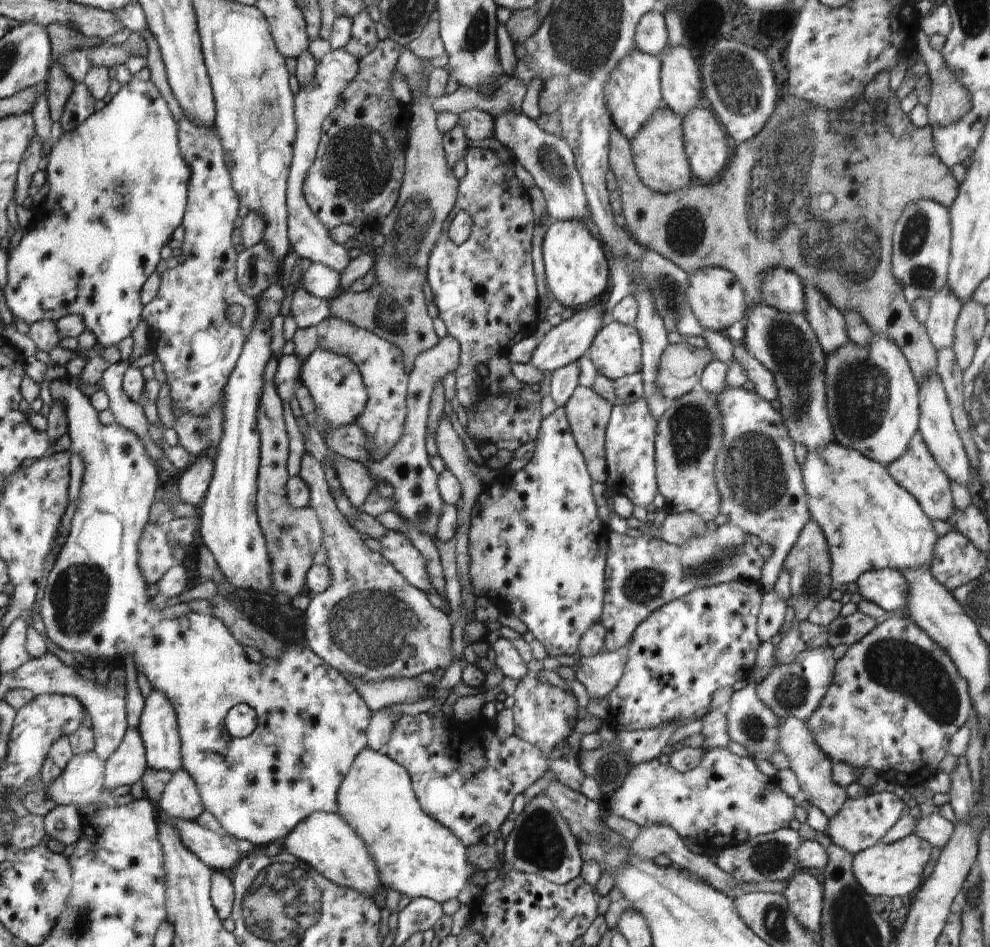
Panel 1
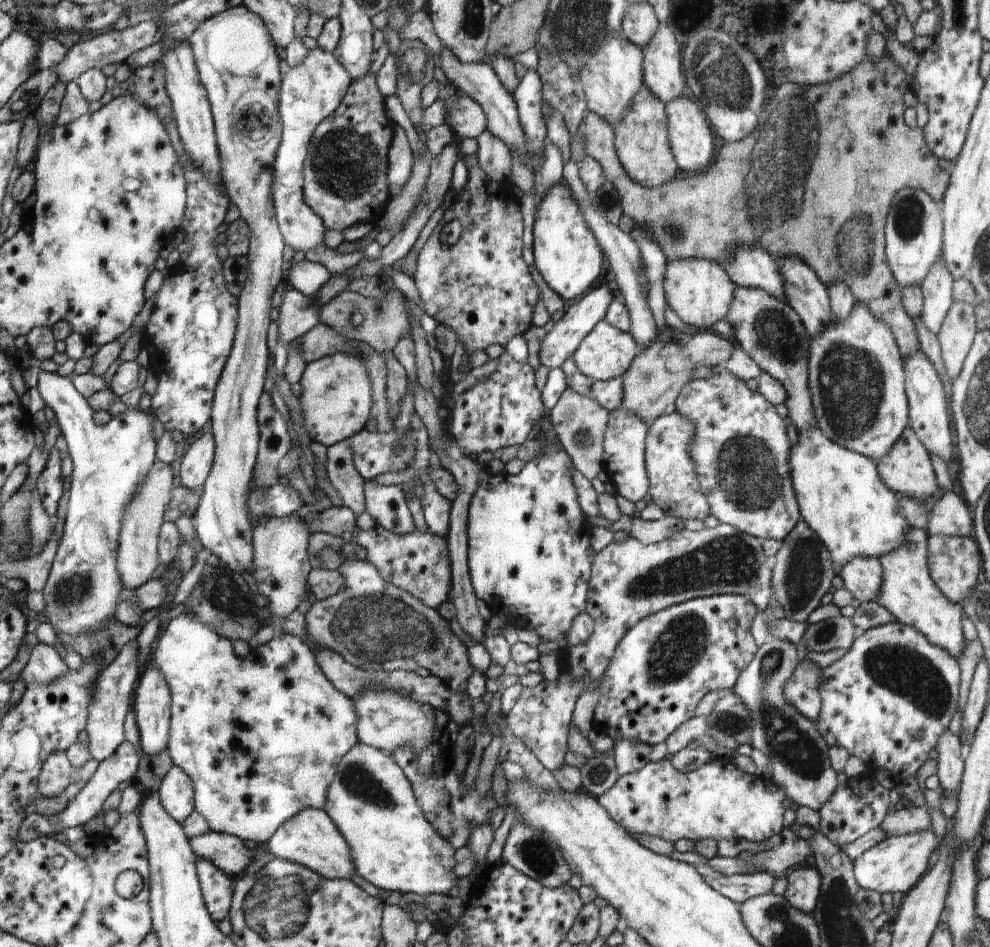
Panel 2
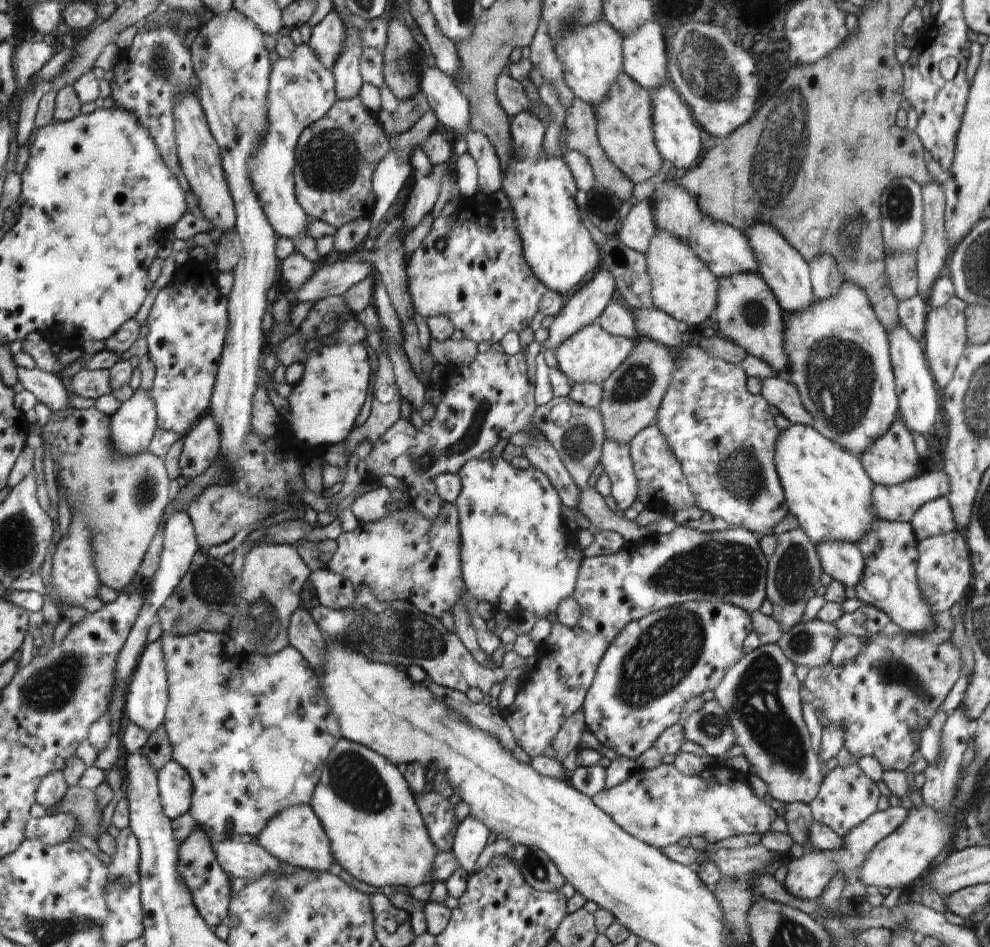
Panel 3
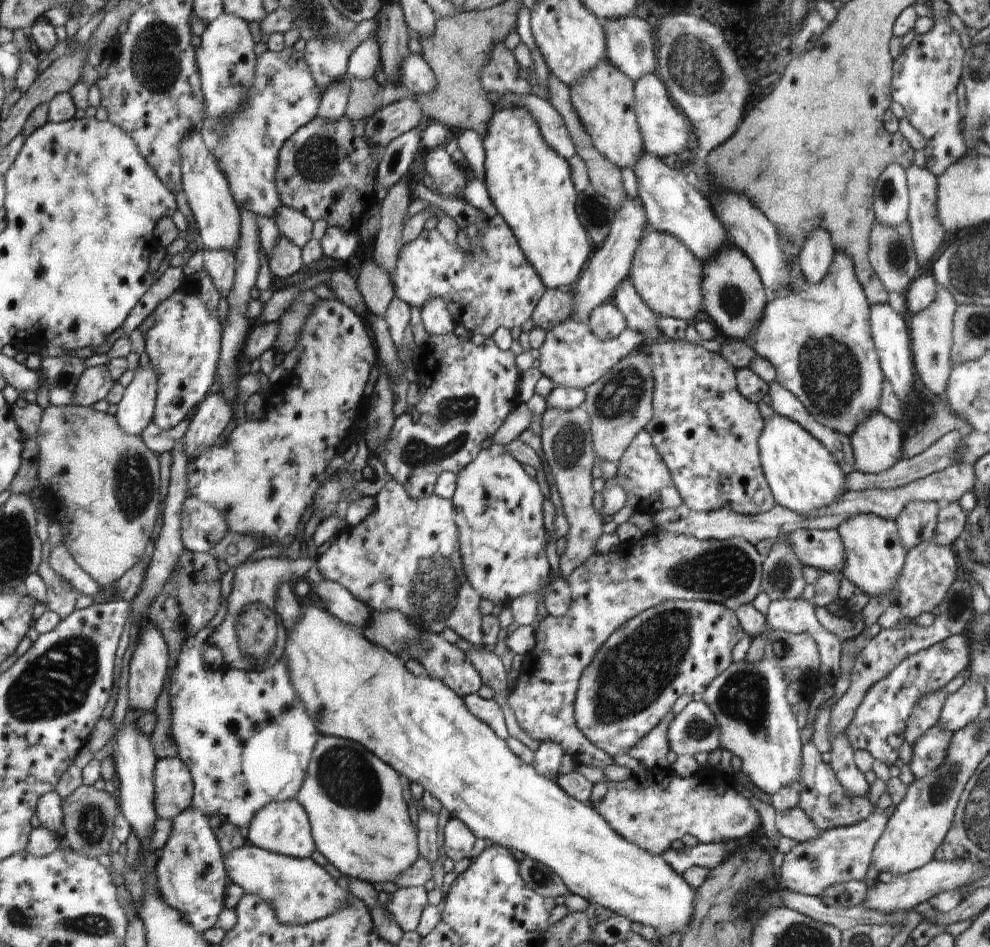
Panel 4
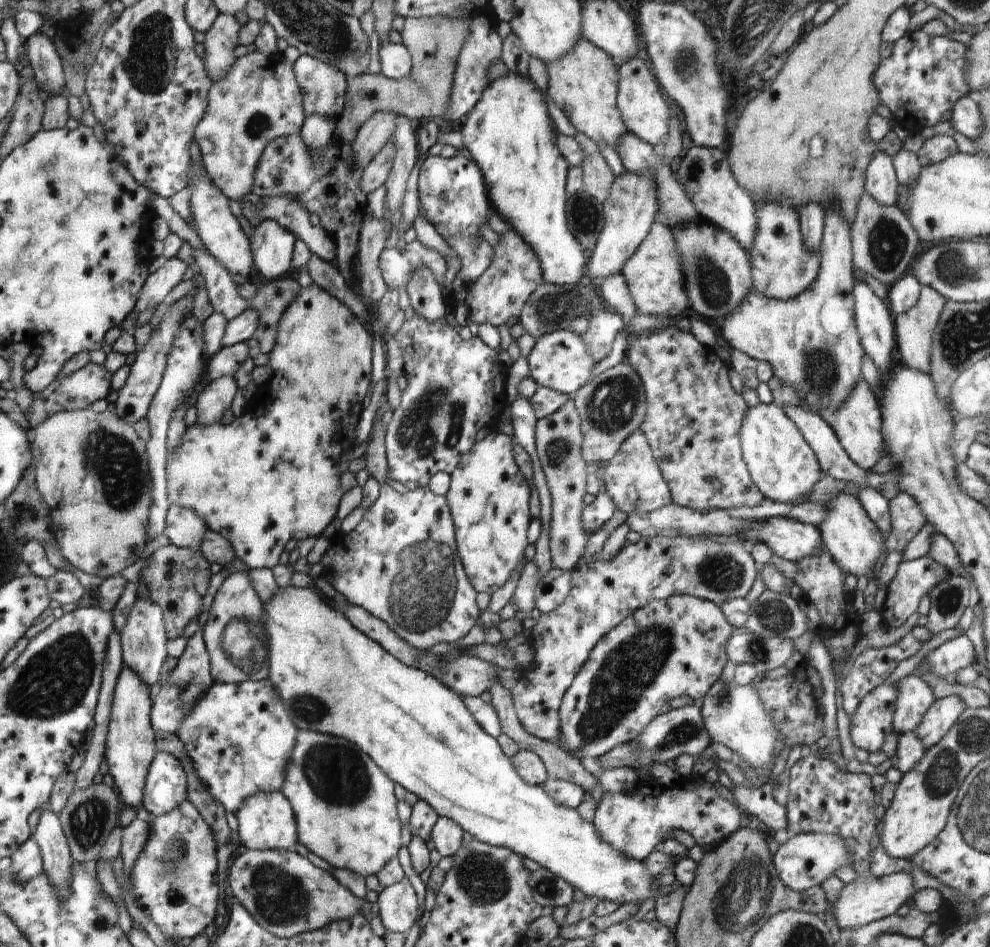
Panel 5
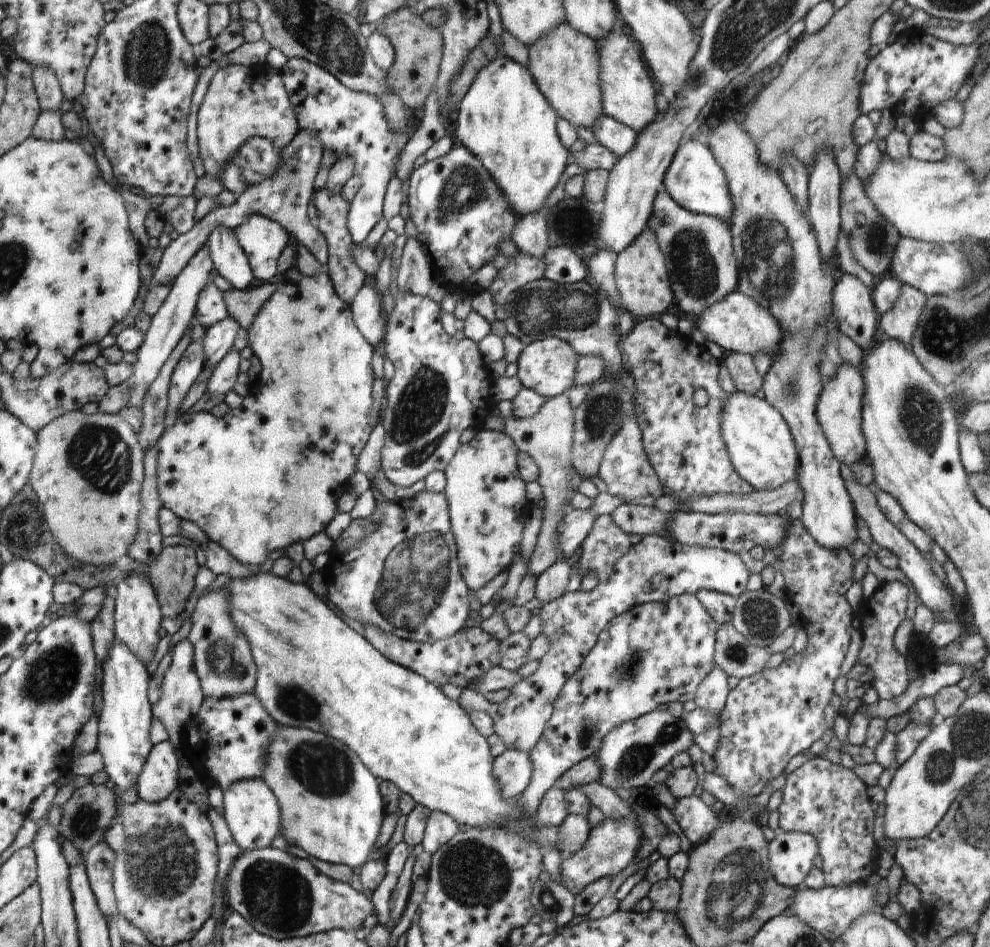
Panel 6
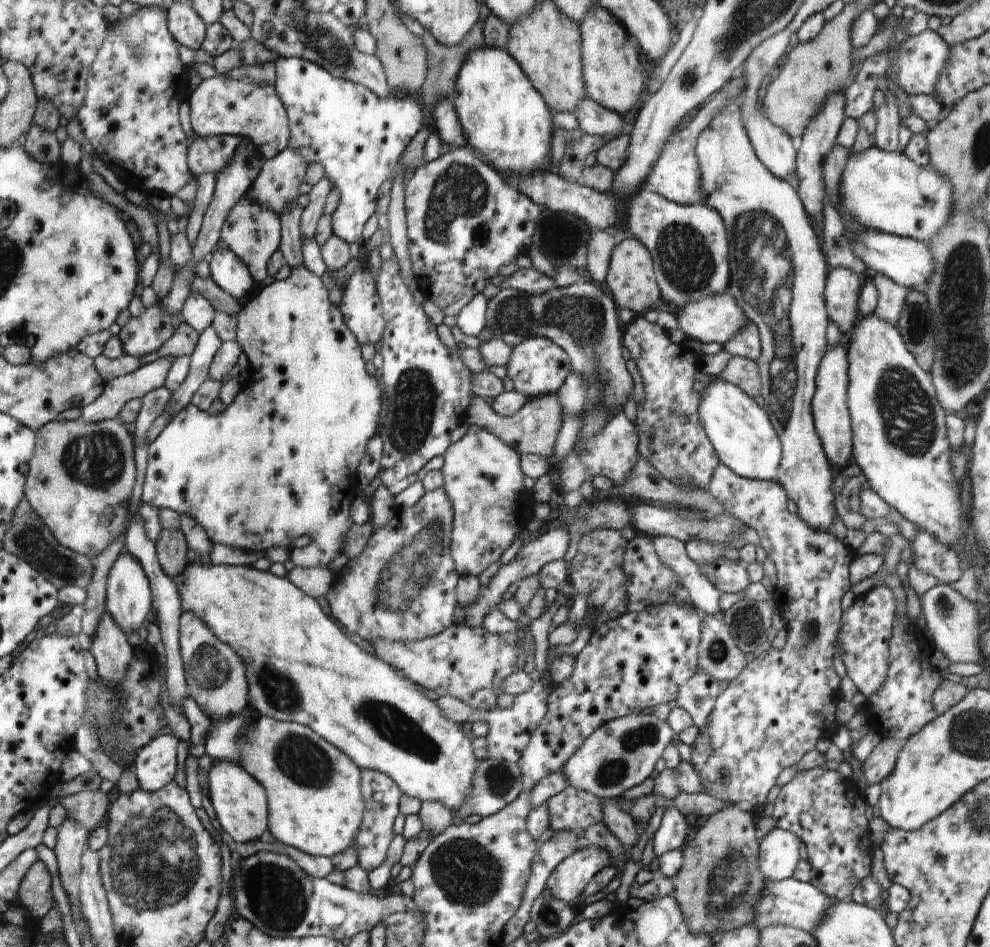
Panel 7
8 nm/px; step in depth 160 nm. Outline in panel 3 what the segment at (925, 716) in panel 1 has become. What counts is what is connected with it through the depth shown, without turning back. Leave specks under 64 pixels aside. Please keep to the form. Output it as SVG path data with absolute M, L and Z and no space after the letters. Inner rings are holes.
M916 634L870 636L864 642L863 651L853 661L835 667L828 662L811 668L806 674L804 686L814 694L814 704L824 710L821 725L841 724L844 731L844 747L851 756L874 756L883 770L904 771L912 762L912 754L918 750L920 733L930 718L940 709L954 683L961 676L960 650L952 643L933 645Z

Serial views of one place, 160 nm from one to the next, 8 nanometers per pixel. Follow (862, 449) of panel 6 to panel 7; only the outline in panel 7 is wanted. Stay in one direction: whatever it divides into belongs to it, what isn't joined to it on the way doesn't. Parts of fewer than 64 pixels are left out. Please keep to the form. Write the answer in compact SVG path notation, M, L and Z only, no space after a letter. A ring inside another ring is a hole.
M844 341L829 346L818 365L816 390L811 402L814 426L819 436L822 450L829 463L835 467L846 467L852 463L852 425L846 402L848 386L847 348Z

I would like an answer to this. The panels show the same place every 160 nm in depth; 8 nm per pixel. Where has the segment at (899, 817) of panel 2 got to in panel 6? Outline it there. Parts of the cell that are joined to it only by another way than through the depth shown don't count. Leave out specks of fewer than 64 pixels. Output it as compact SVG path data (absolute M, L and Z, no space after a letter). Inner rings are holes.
M779 830L768 843L770 872L778 884L798 888L814 868L813 860L818 852L818 840L812 834Z

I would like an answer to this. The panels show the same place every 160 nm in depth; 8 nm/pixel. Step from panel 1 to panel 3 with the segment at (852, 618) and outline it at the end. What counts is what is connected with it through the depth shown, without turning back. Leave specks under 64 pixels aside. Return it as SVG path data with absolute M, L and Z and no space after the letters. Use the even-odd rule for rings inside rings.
M816 618L807 623L798 623L789 628L776 643L784 656L797 666L824 666L839 636L834 623L825 623Z

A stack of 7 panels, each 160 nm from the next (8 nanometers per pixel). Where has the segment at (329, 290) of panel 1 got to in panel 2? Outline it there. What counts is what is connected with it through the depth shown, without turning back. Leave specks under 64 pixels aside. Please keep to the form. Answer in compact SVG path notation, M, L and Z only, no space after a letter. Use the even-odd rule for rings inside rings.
M303 259L289 267L289 280L293 288L304 296L314 298L332 275L318 263Z

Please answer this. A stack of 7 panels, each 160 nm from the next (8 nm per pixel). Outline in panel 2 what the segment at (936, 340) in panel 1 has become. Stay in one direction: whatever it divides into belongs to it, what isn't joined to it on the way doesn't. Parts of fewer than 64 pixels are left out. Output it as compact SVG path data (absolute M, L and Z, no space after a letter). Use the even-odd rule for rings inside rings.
M940 255L930 267L925 279L921 282L923 307L920 317L928 330L935 335L953 305L951 286L953 276L948 270L944 257Z

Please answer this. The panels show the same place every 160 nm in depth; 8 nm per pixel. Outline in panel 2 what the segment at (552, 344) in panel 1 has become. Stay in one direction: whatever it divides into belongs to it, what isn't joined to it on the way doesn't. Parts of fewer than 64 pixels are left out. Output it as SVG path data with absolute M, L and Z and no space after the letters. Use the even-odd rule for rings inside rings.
M604 283L597 288L585 292L580 300L572 304L564 313L562 318L553 325L552 330L544 335L541 342L538 358L541 364L548 368L561 367L562 363L570 358L584 337L600 322L607 313L609 304L616 296L612 283Z

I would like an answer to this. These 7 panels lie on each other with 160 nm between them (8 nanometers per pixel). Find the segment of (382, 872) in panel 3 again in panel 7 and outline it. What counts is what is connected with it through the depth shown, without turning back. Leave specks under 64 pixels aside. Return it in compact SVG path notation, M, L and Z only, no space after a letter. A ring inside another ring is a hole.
M256 715L242 732L239 740L239 765L246 768L262 785L270 808L268 830L276 841L310 853L312 856L332 858L353 844L359 829L364 801L360 788L361 769L339 747L316 734L311 727L297 722L279 721L272 717Z

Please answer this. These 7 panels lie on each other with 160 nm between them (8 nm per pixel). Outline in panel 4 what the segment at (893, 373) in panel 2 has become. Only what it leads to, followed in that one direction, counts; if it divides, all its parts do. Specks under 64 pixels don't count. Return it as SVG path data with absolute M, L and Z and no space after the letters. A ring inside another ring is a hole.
M836 251L828 272L822 277L820 282L808 285L806 290L799 293L790 293L786 296L779 297L777 294L771 299L767 299L764 305L763 313L752 327L751 333L745 338L744 342L749 344L759 357L764 357L768 362L772 363L775 368L775 380L788 389L798 400L804 405L804 408L818 421L820 424L827 426L829 429L844 433L851 436L856 425L872 411L879 410L879 398L882 390L883 372L880 368L877 350L875 349L869 323L870 304L867 301L864 289L858 282L852 259L844 251Z

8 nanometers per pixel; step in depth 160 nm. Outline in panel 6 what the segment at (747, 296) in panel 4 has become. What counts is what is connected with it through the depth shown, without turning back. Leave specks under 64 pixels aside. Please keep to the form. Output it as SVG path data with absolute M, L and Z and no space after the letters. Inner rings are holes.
M660 188L652 206L647 228L654 230L664 254L674 303L695 324L700 314L712 304L724 300L738 288L740 264L734 254L732 232L727 222L706 214L696 214L679 206L668 190Z

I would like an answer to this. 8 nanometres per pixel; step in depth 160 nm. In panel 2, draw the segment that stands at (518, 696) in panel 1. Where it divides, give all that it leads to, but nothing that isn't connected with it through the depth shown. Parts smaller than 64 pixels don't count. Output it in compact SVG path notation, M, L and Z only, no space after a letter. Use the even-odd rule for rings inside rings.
M718 523L713 529L704 527L697 531L682 528L675 535L656 544L643 545L637 538L630 536L623 542L612 541L602 551L595 553L591 564L585 611L593 620L592 634L583 644L573 647L568 645L567 672L561 670L557 680L543 680L534 688L523 687L518 702L504 716L509 729L550 772L566 765L564 755L568 750L568 730L578 697L600 680L611 661L614 649L632 626L649 614L669 606L712 595L742 595L747 597L758 611L764 612L772 602L772 571L773 562L765 555L763 539L746 534L726 523Z

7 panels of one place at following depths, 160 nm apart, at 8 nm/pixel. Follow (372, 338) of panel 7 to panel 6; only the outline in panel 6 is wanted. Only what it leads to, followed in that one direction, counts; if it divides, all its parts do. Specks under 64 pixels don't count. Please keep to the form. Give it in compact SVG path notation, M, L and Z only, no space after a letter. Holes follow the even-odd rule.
M370 284L360 288L360 292L356 294L356 298L351 304L351 310L352 319L355 320L356 327L362 332L364 338L372 346L378 346L380 340L385 338L384 324L386 324L378 292L374 288L370 288Z

